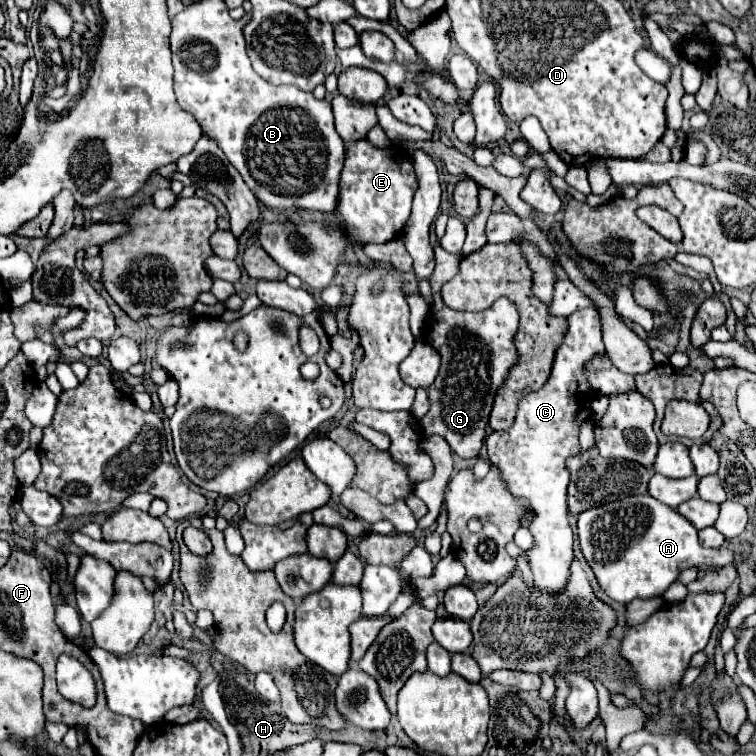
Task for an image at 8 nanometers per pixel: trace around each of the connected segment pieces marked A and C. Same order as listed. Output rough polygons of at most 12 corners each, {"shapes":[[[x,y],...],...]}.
{"shapes":[[[650,494],[578,516],[584,558],[620,604],[662,596],[726,548]],[[600,316],[566,318],[552,372],[486,436],[490,464],[528,502],[536,588],[572,562],[564,462],[596,392]]]}

